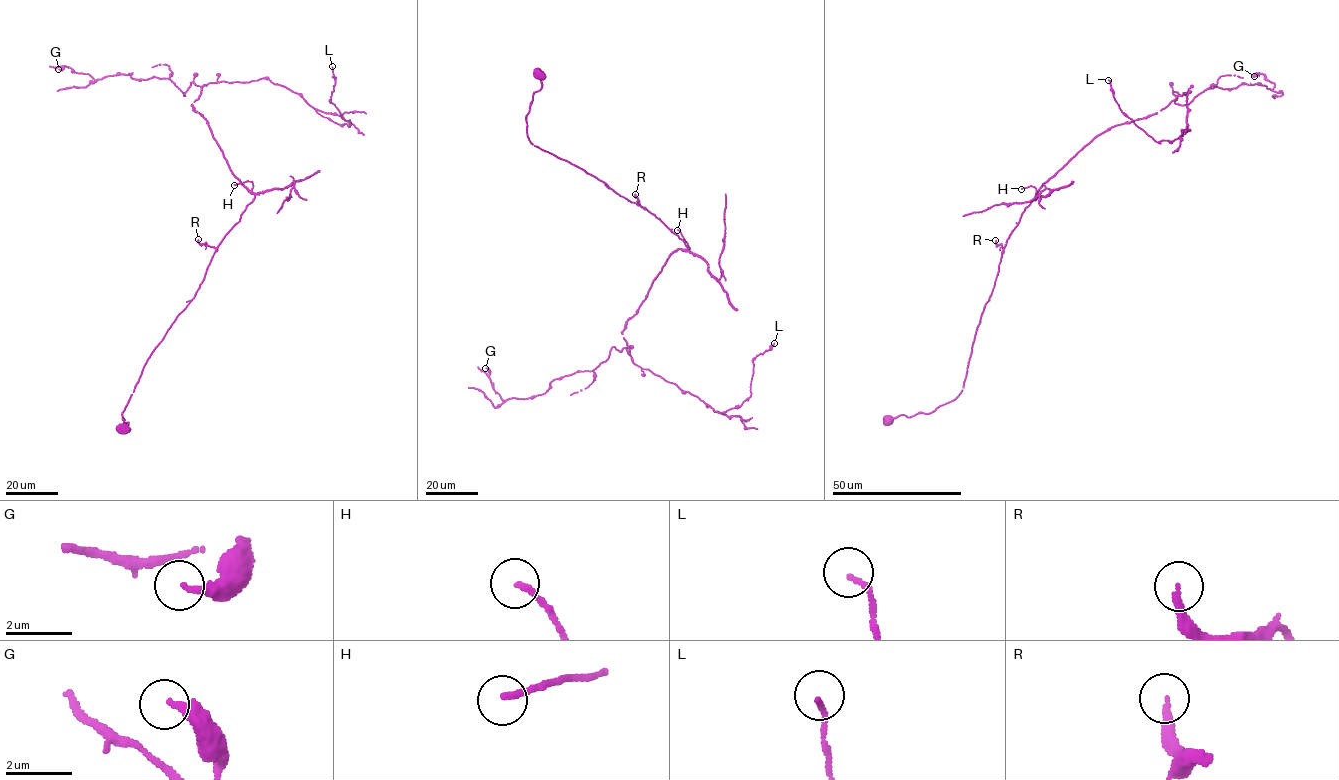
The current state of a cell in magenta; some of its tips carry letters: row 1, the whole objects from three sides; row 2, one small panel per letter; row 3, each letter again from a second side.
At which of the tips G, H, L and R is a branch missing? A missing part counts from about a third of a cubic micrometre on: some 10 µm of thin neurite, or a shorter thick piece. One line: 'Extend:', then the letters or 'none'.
Extend: none

